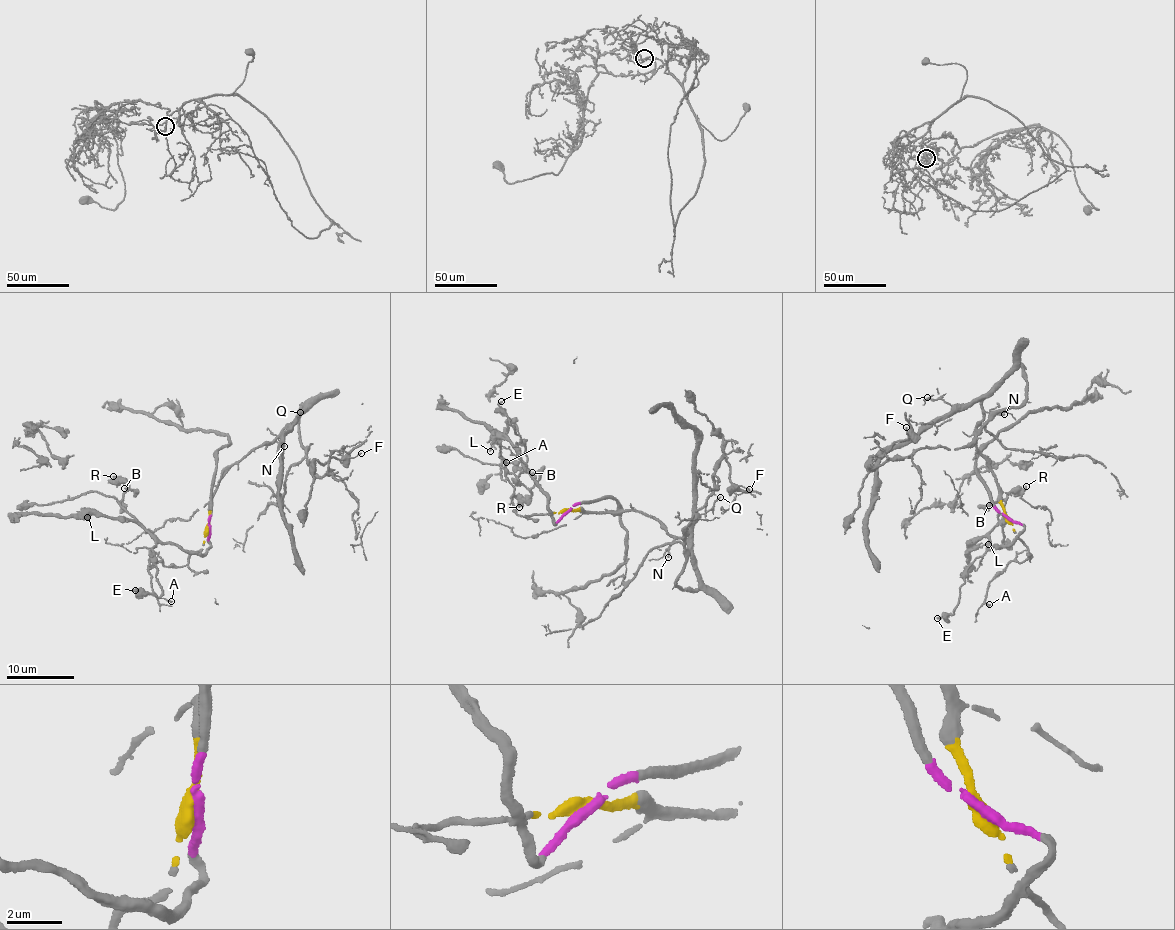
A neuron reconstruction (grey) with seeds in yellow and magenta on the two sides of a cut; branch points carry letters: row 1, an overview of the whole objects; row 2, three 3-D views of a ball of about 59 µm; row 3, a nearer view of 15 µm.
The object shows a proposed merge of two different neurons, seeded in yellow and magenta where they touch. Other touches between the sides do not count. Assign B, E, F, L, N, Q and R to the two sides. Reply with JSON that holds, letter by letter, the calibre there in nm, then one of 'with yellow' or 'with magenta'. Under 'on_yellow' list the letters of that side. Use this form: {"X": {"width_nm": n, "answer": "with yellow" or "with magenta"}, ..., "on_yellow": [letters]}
{"B": {"width_nm": 180, "answer": "with magenta"}, "E": {"width_nm": 240, "answer": "with magenta"}, "F": {"width_nm": 120, "answer": "with yellow"}, "L": {"width_nm": 140, "answer": "with magenta"}, "N": {"width_nm": 170, "answer": "with yellow"}, "Q": {"width_nm": 160, "answer": "with yellow"}, "R": {"width_nm": 260, "answer": "with magenta"}, "on_yellow": ["F", "N", "Q"]}

